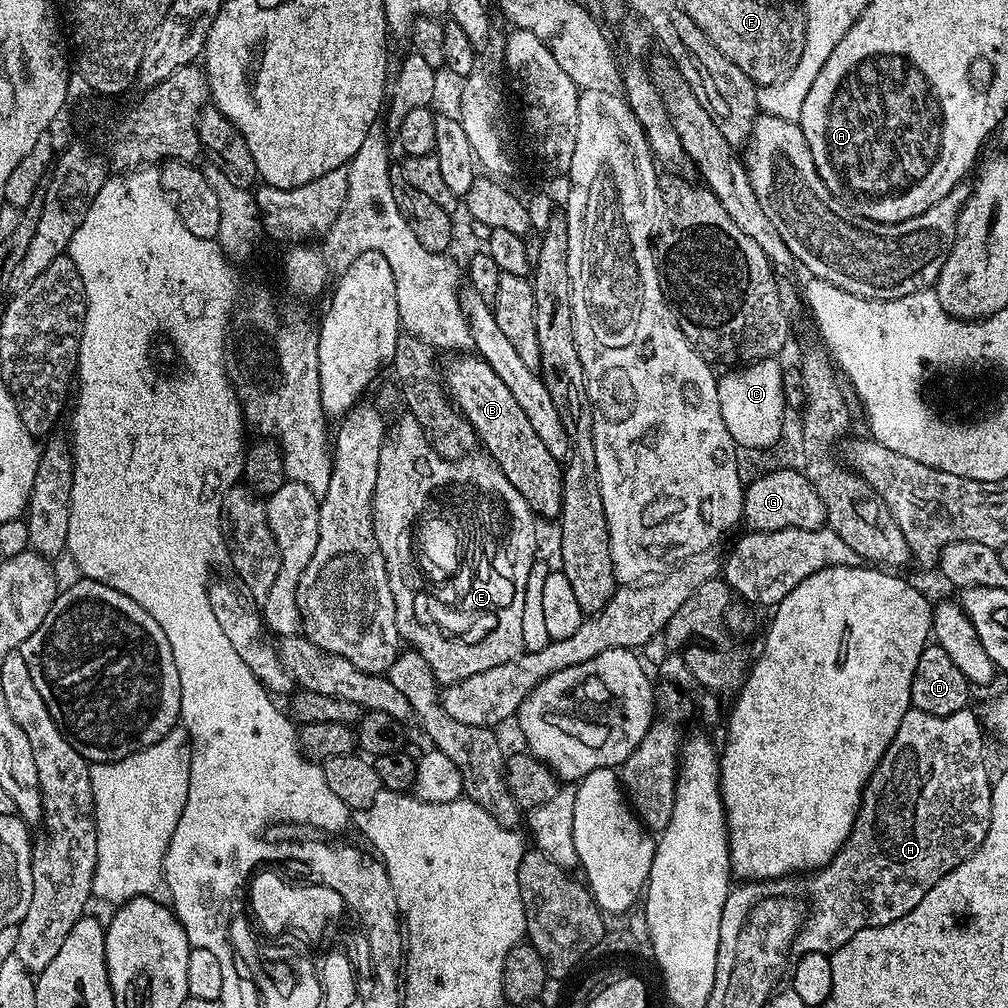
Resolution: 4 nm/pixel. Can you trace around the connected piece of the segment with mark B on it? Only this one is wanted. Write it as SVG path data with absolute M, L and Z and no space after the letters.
M456 354L451 358L453 360L449 362L448 369L446 367L443 369L442 383L448 393L448 399L460 409L464 419L468 420L475 430L477 441L482 445L483 451L492 457L492 461L502 470L502 474L506 474L510 486L514 486L514 490L518 490L518 494L526 498L526 502L537 517L559 517L562 510L562 482L564 481L561 461L556 460L554 454L550 454L550 450L546 450L538 434L534 434L526 413L518 406L514 394L510 394L506 382L502 382L502 378L498 378L498 374L490 370L485 360L481 360L475 354Z

